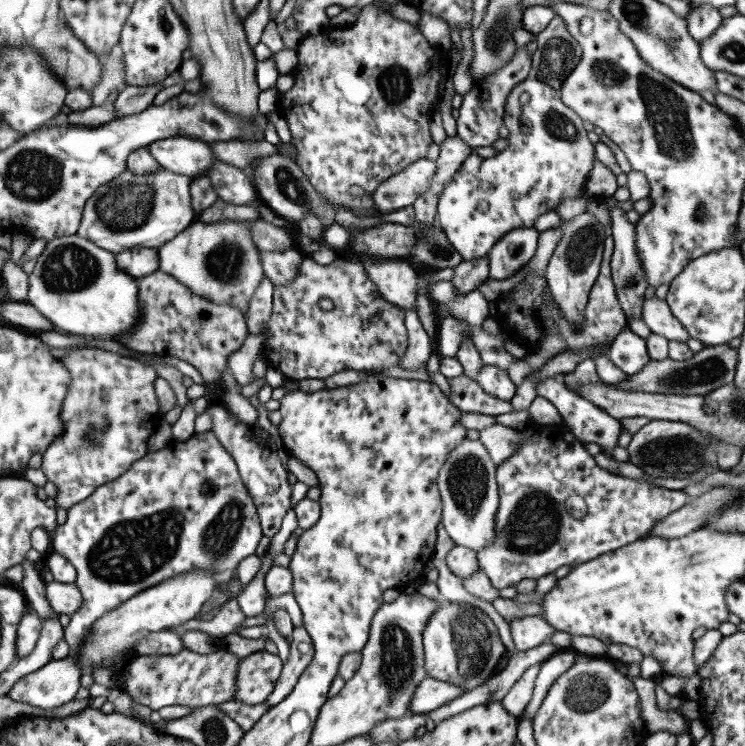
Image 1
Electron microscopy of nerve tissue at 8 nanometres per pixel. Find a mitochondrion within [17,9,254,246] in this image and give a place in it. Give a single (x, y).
(126, 207)

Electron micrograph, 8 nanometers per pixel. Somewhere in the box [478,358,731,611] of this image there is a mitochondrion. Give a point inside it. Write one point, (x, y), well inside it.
(533, 525)

